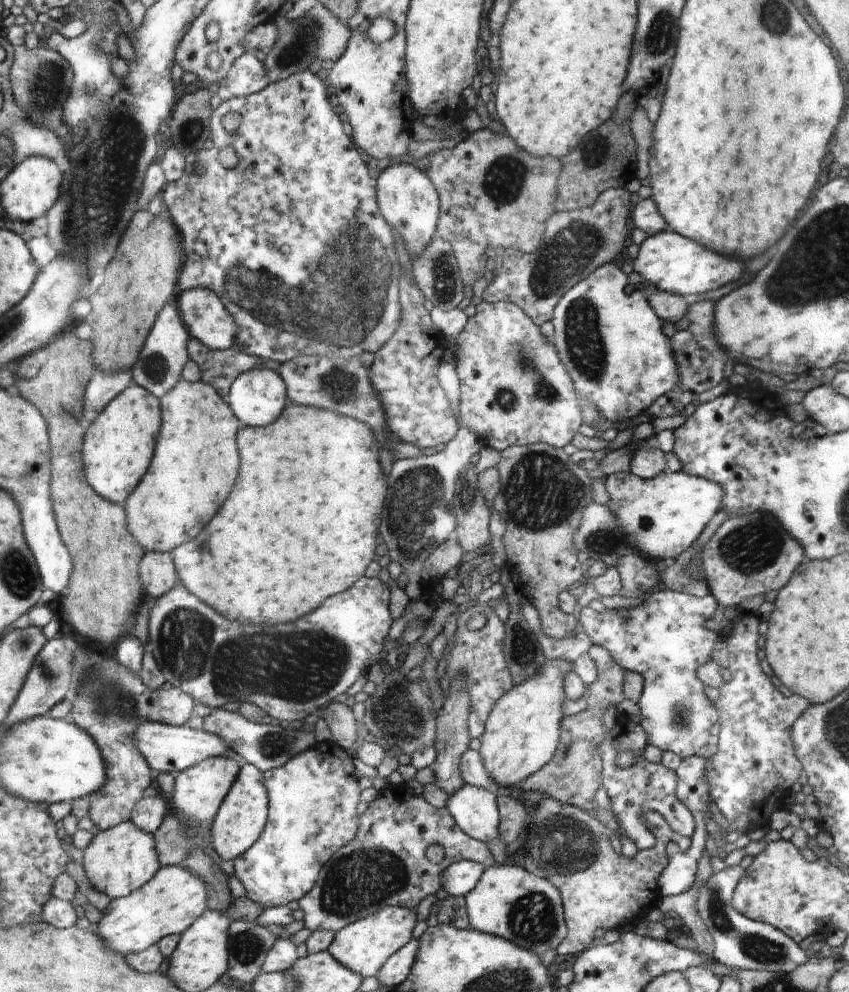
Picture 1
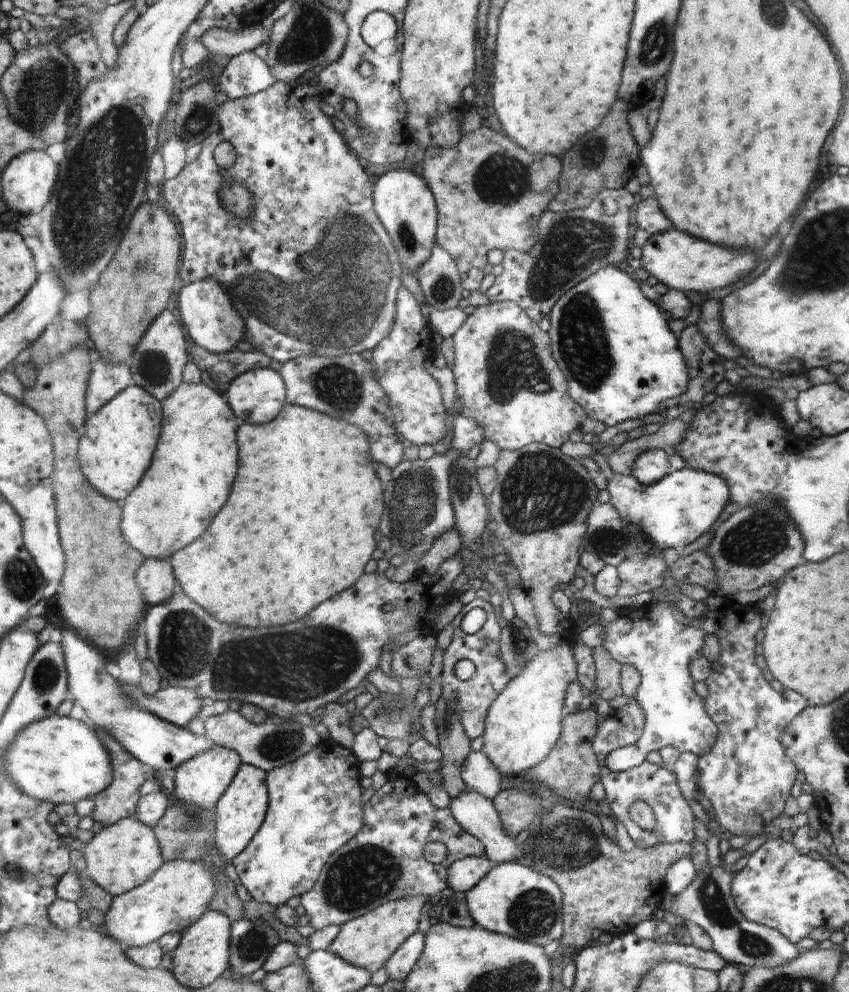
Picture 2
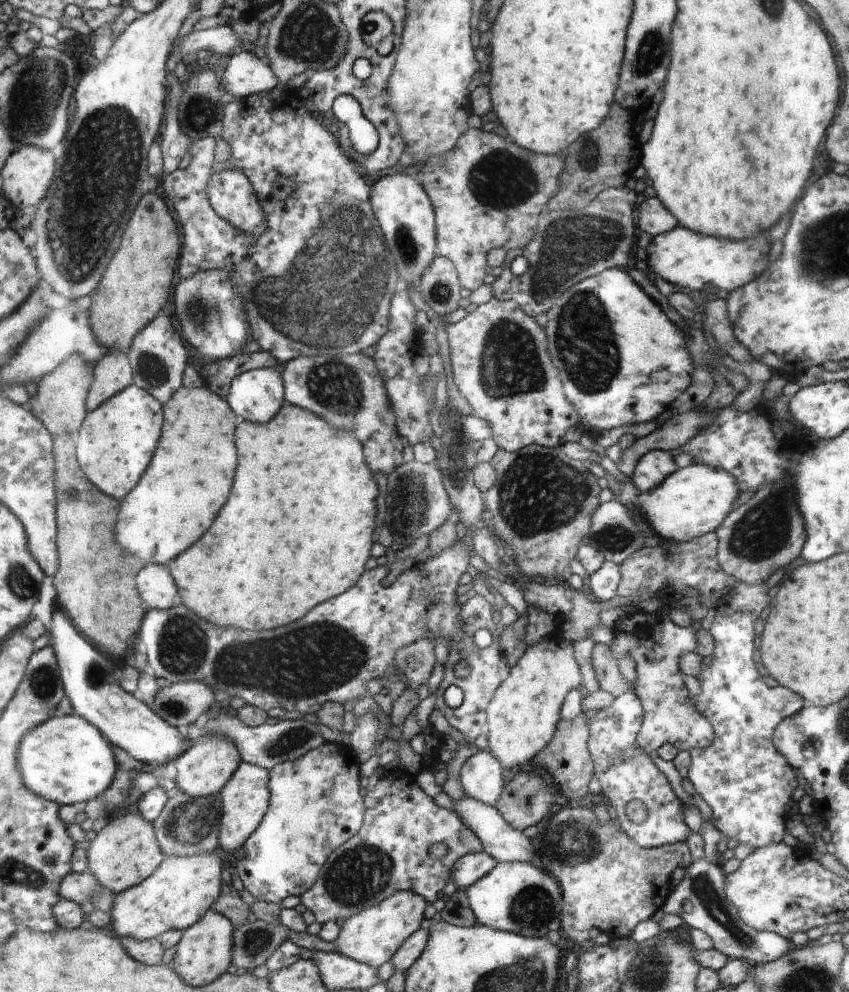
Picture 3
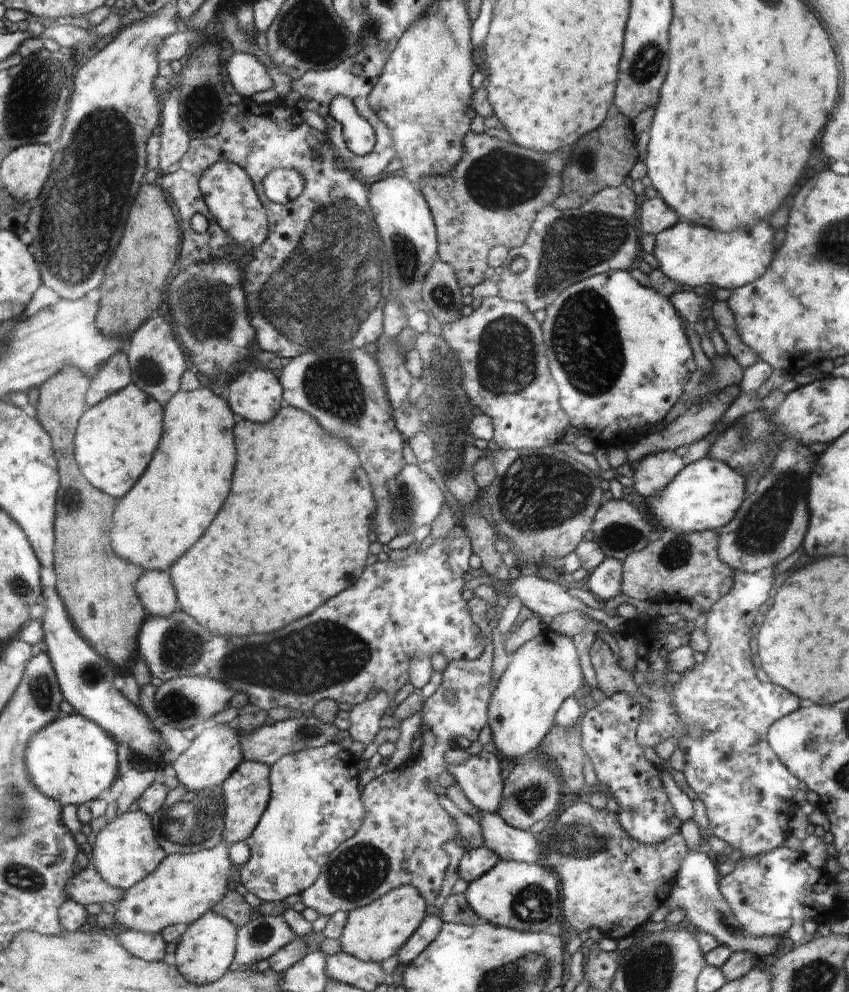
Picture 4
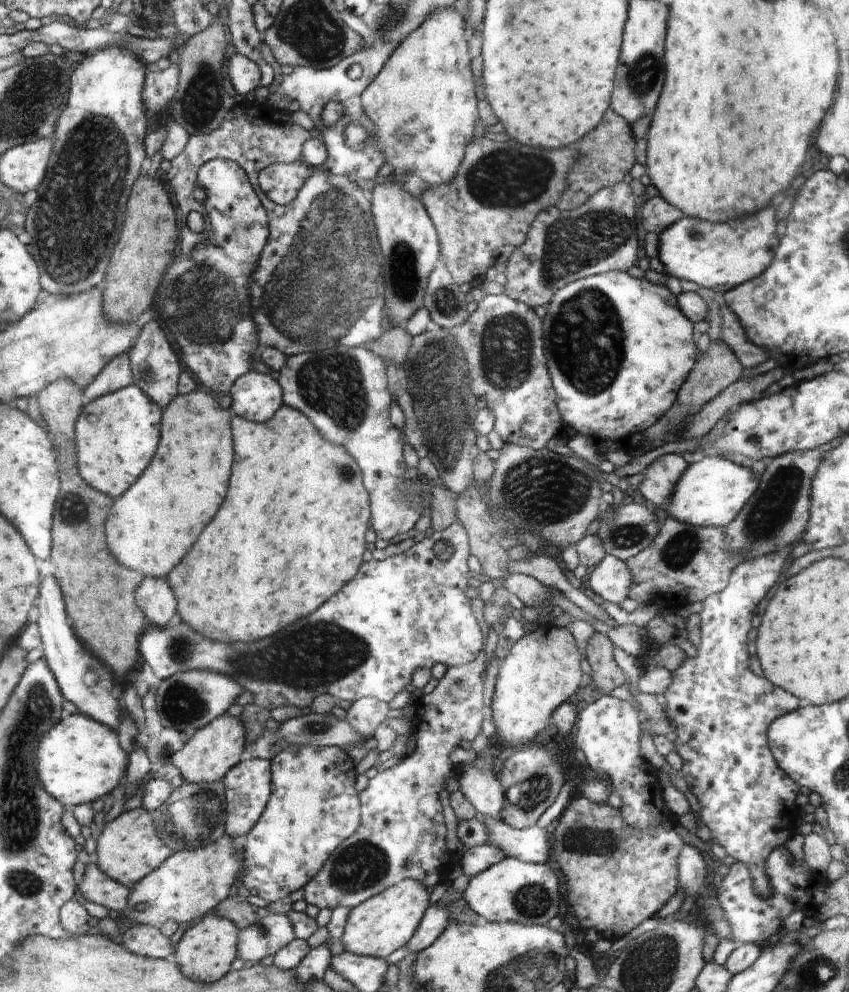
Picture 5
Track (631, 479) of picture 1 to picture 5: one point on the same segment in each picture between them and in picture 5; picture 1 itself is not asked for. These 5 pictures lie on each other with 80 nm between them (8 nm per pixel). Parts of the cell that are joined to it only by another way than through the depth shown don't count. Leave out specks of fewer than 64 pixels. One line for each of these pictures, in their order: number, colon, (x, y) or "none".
2: (673, 512)
3: (693, 501)
4: (704, 496)
5: (712, 490)

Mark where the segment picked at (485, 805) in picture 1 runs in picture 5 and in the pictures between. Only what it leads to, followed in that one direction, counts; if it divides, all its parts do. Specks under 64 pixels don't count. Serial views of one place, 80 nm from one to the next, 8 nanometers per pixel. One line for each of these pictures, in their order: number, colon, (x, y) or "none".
2: (476, 814)
3: (501, 842)
4: (510, 843)
5: (530, 844)

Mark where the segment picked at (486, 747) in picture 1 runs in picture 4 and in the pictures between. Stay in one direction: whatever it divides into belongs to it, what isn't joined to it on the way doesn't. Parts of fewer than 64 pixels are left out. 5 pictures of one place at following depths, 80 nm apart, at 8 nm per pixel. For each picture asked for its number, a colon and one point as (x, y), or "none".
2: (523, 725)
3: (524, 714)
4: (543, 673)

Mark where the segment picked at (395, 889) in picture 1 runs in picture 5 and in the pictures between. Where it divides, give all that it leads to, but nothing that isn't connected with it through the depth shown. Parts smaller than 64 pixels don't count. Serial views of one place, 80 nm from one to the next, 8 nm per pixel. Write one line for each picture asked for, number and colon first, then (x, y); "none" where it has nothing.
2: (384, 862)
3: (390, 854)
4: (400, 841)
5: (402, 836)

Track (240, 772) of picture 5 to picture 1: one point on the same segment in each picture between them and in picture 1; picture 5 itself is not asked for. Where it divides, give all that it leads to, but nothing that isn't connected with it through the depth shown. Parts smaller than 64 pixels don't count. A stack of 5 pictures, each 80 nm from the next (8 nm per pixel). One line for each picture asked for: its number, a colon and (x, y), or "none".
1: (243, 814)
2: (240, 811)
3: (244, 800)
4: (248, 789)

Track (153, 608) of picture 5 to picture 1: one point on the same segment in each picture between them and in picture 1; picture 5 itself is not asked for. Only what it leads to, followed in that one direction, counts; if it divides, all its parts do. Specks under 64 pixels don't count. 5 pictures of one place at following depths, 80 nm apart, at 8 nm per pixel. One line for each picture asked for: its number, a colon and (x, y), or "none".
1: (197, 464)
2: (198, 457)
3: (191, 478)
4: (190, 479)

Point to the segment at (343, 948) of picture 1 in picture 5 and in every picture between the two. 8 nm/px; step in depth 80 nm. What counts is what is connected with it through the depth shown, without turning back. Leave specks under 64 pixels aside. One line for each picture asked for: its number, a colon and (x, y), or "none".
2: (368, 941)
3: (372, 937)
4: (375, 932)
5: (385, 922)

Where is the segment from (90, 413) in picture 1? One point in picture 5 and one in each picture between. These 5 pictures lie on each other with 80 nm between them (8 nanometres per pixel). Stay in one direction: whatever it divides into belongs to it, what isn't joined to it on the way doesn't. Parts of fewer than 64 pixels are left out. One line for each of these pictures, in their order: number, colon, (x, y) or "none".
2: (108, 379)
3: (111, 376)
4: (116, 374)
5: (117, 375)

